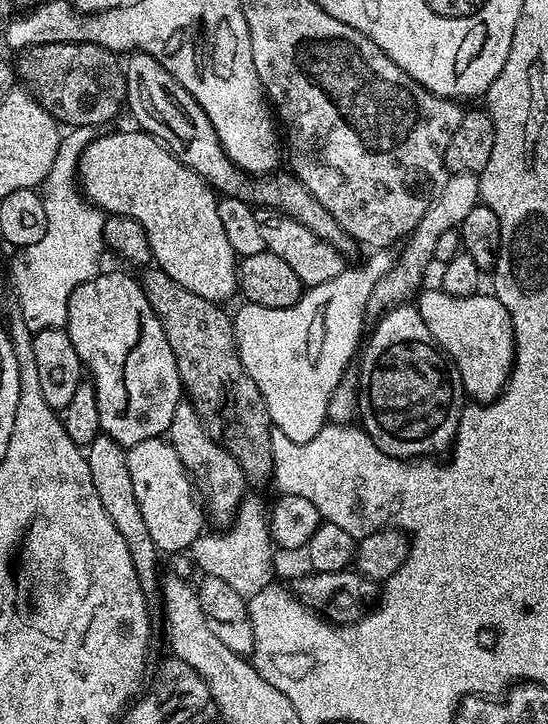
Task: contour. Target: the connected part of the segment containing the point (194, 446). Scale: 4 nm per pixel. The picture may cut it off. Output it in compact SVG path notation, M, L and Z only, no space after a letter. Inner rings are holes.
M181 402L174 410L172 424L166 433L167 439L174 446L178 458L182 458L184 468L192 478L196 491L202 501L202 507L207 519L216 526L228 526L233 523L239 504L246 495L246 477L242 466L214 438L208 436L208 431L200 423L194 406Z

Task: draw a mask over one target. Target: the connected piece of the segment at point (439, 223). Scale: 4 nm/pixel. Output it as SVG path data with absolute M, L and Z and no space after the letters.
M474 172L451 173L446 186L442 186L442 194L438 194L438 198L434 198L434 202L430 202L430 210L426 210L426 214L422 214L416 229L403 241L396 258L396 265L374 286L374 291L368 299L369 317L379 318L393 304L411 301L421 291L420 283L424 280L424 267L433 263L434 242L438 242L439 236L446 230L459 229L462 218L466 218L466 214L470 214L470 210L474 210L474 206L479 203L479 175Z

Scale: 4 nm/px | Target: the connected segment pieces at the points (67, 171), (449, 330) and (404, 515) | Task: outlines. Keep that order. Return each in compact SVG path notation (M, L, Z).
M76 127L69 129L61 139L53 165L38 188L42 210L46 210L46 230L38 242L19 249L12 260L15 303L22 310L33 333L43 328L64 328L68 323L70 294L74 294L82 282L95 278L102 268L100 255L106 252L104 216L95 207L85 203L78 189L80 155L95 136L95 128Z
M432 286L432 289L421 291L418 296L418 307L422 314L422 322L430 330L441 350L447 354L456 373L460 376L460 385L464 387L465 393L473 401L487 402L495 400L508 385L508 379L512 373L512 363L516 357L516 338L514 326L510 320L510 314L502 302L498 302L495 294L477 294L475 296L455 296L441 292L439 287Z
M329 422L305 444L290 442L281 432L272 434L272 476L279 491L310 499L325 521L342 526L355 538L384 528L408 530L411 524L419 522L416 503L420 500L420 479L424 476L420 464L423 463L386 454L363 427L352 422Z

